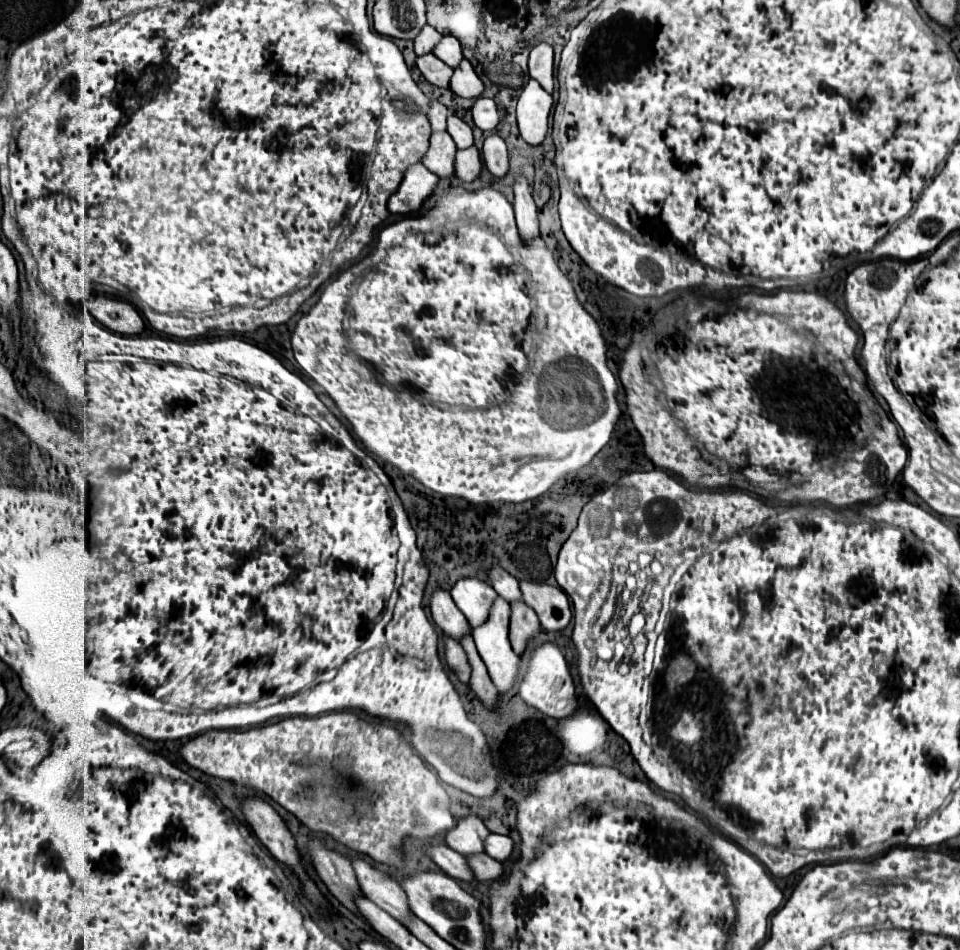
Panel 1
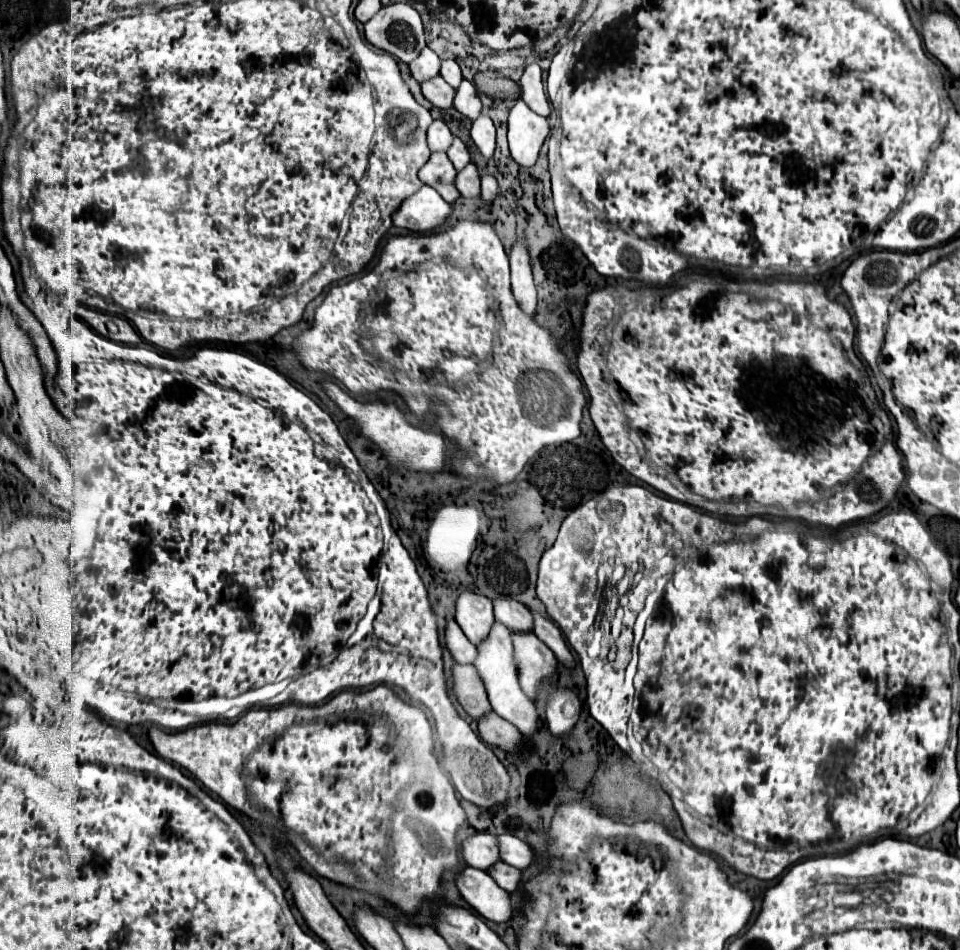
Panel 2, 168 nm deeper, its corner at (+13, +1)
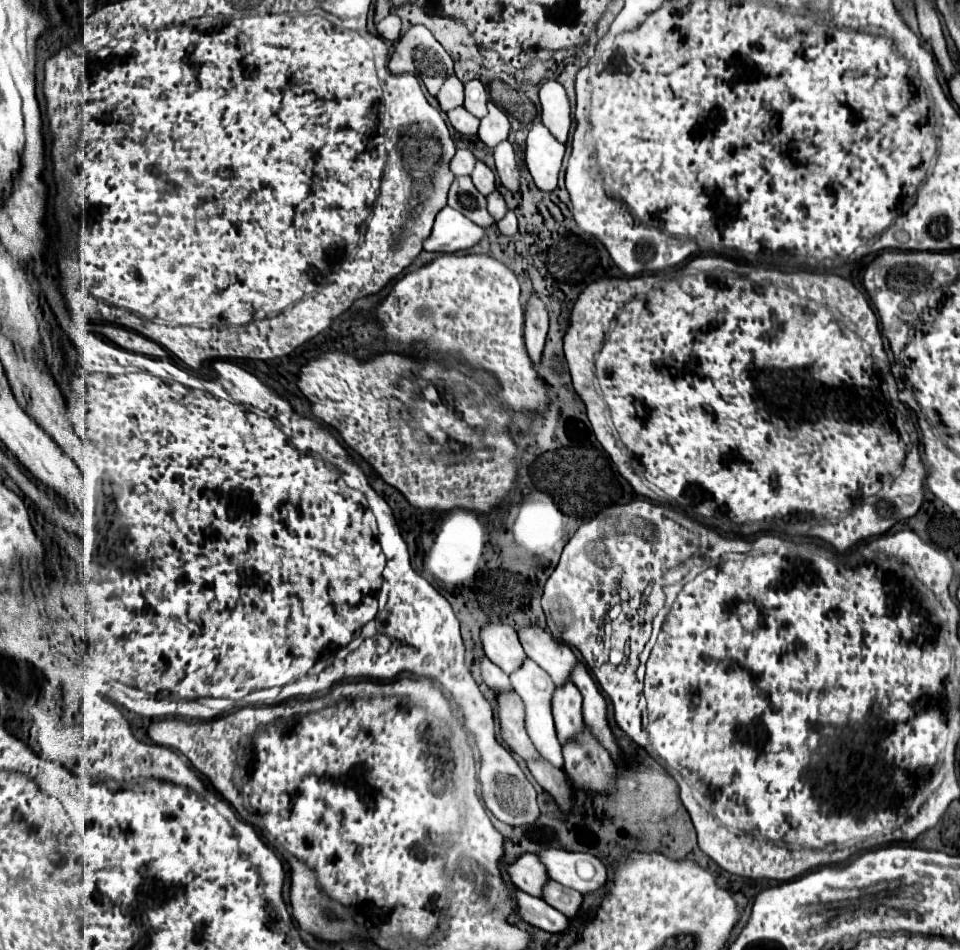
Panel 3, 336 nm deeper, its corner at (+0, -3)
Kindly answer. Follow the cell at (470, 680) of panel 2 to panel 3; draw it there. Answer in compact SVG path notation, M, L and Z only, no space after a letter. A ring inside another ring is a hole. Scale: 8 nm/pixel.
M497 693L499 699L499 719L501 719L501 737L511 751L523 757L527 763L539 759L527 731L525 731L525 711L523 701L515 693Z

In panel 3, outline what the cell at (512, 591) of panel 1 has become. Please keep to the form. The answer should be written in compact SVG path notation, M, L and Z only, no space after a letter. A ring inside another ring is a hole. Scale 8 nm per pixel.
M533 625L519 631L519 641L529 659L533 659L541 669L545 669L555 685L563 687L567 679L571 679L571 671L575 669L577 657L569 645L559 643L551 633Z

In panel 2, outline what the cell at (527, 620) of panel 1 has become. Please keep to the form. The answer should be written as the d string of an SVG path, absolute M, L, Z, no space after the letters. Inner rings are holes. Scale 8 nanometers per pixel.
M522 631L522 635L510 635L520 687L530 699L536 699L540 681L556 675L556 657L532 631Z

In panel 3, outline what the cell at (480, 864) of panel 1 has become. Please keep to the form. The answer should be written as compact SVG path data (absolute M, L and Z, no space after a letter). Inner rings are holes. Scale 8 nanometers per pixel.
M549 881L545 885L543 899L551 907L555 907L557 911L561 911L567 917L577 917L579 915L579 909L581 909L581 903L583 903L583 895L579 891L573 891L569 887L563 887L563 885L555 883L555 881Z

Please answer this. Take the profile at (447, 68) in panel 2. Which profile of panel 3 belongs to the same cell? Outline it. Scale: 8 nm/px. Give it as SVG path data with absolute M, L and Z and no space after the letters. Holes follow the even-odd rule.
M481 81L465 83L465 109L471 115L475 115L477 119L483 119L483 115L487 115L487 101L489 101L489 95Z

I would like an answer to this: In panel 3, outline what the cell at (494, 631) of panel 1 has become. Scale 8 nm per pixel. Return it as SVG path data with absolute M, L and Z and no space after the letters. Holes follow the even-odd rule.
M527 659L519 671L511 673L511 683L517 691L517 695L523 699L525 703L525 711L527 711L527 733L535 745L535 749L541 753L543 759L547 759L553 767L563 769L563 755L561 755L561 743L557 741L555 735L555 725L553 725L553 715L551 715L551 695L555 693L555 683L551 681L551 677L537 667L531 659Z

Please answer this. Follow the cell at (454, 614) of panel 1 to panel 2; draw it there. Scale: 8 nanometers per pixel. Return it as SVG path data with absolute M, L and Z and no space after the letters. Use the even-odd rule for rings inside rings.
M454 619L446 621L444 639L446 639L446 649L450 651L450 655L458 663L472 663L474 661L476 647L466 639L466 635L462 633L462 629L458 627L458 623Z

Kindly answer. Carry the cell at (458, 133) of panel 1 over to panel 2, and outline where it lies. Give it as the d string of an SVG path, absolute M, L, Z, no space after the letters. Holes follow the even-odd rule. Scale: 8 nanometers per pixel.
M454 135L454 141L452 141L452 145L448 147L446 153L448 153L448 159L454 163L456 169L462 169L464 165L470 163L470 153L468 153L466 145L462 143L462 139L456 137L456 135Z

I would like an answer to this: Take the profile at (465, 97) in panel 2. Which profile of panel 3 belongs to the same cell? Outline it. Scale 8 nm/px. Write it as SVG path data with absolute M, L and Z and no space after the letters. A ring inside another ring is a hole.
M489 101L489 113L487 117L481 119L481 127L479 127L479 139L487 145L487 147L495 147L499 141L509 137L509 117L507 113L503 113L495 103Z

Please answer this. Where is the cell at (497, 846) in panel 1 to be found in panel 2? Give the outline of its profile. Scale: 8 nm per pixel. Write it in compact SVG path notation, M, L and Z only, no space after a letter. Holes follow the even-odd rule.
M498 835L498 849L500 849L500 859L512 867L524 869L534 861L534 853L532 849L522 843L518 837L514 835Z

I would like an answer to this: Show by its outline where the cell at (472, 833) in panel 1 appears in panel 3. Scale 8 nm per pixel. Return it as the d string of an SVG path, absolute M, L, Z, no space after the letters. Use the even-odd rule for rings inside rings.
M525 853L515 863L511 863L507 873L515 887L519 887L521 891L525 891L533 897L541 897L543 883L547 883L547 879L551 879L547 875L547 869L543 867L543 863L539 863L539 855L531 855L531 853Z

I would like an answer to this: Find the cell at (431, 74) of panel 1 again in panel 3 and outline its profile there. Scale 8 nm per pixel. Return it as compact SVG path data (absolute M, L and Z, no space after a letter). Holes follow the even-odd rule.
M465 107L449 111L447 119L453 125L453 129L457 133L461 133L463 137L467 137L467 139L473 139L477 135L477 131L479 131L479 119L473 117Z

